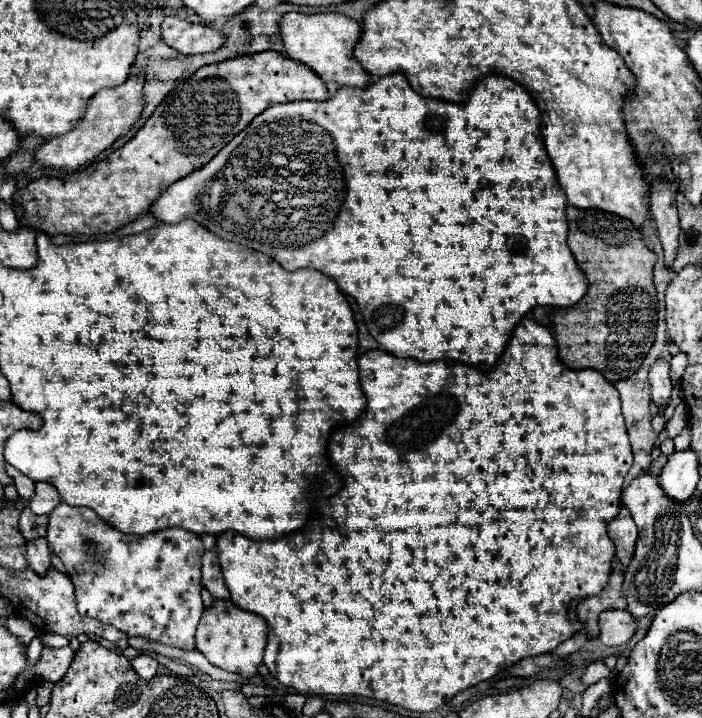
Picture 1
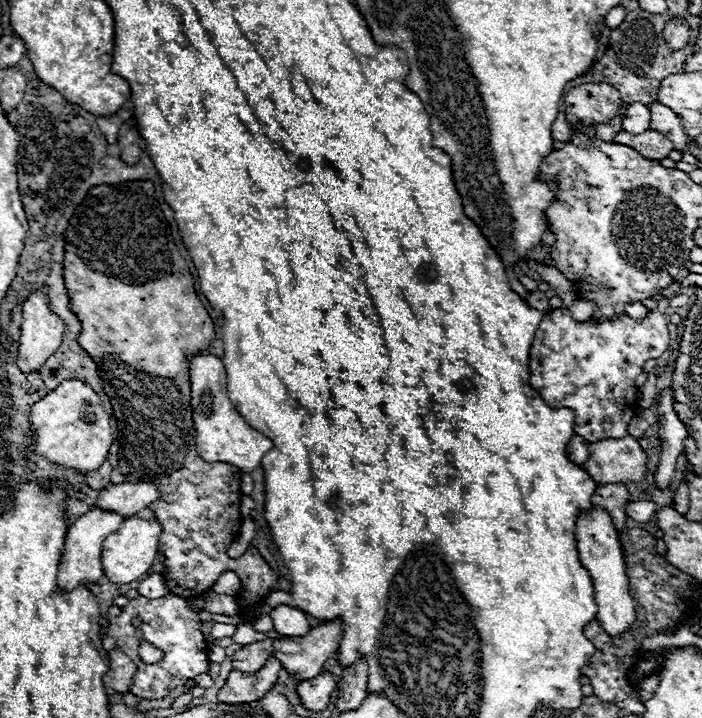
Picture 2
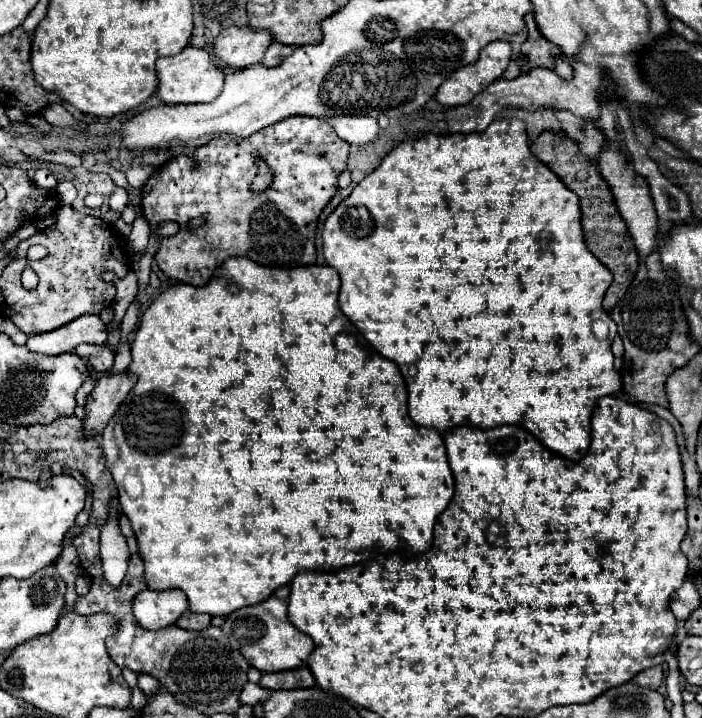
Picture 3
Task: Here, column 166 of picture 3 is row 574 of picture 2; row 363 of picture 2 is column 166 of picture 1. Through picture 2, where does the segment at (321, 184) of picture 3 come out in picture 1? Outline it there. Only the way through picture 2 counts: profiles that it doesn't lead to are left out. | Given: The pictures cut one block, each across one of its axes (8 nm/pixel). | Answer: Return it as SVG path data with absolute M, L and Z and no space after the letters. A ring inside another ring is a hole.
M258 52L256 56L240 56L220 64L210 64L198 68L190 78L184 80L178 88L174 88L152 112L152 116L142 124L142 128L118 150L114 150L108 158L90 164L88 168L74 172L66 178L52 176L30 182L24 190L14 192L14 202L22 206L24 218L20 224L30 224L40 228L49 236L55 235L96 235L116 232L118 228L134 222L138 216L148 212L158 196L180 178L190 176L200 170L208 160L212 160L238 132L242 132L254 116L264 112L268 106L276 102L294 102L294 100L328 100L330 94L326 90L324 80L312 72L312 68L300 64L298 60L290 60L278 52Z

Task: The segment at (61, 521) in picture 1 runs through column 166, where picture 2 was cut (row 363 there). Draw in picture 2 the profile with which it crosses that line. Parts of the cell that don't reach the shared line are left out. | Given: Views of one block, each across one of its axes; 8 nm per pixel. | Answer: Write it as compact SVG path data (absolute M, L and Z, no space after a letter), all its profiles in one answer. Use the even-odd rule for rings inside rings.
M554 310L542 318L530 348L530 386L540 392L548 406L570 408L576 414L574 432L584 440L596 442L602 438L624 438L630 420L638 412L638 386L634 380L644 372L646 360L660 358L662 352L668 350L670 332L666 324L666 316L658 310L652 310L644 322L634 322L630 316L618 316L602 324L576 322L570 310Z

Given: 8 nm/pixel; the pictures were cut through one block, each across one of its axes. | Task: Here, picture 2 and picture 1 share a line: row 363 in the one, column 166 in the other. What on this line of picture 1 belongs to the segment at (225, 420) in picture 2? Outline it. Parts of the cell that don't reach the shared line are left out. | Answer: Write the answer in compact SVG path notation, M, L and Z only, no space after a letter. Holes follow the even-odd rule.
M396 72L374 80L366 88L340 86L336 96L324 102L274 104L262 114L258 114L240 134L236 134L234 140L228 142L202 170L174 182L168 190L164 190L156 204L150 208L150 212L166 224L176 224L186 218L192 218L224 240L232 240L236 244L268 254L290 272L310 266L334 278L340 290L358 302L364 322L374 340L386 352L398 358L416 358L420 362L446 358L460 360L462 364L472 366L488 364L491 366L489 371L497 364L500 352L504 352L504 344L508 342L512 328L526 312L530 312L534 306L570 308L578 304L578 300L586 294L586 278L574 262L574 256L566 244L564 210L566 196L546 154L544 138L540 132L540 110L532 102L532 96L528 96L528 92L520 88L520 84L516 84L512 78L494 72L480 78L472 86L468 100L464 102L424 98L414 92L402 72ZM216 178L224 184L224 192L220 204L214 210L206 212L200 206L200 196L204 194L204 190L208 192L210 184Z

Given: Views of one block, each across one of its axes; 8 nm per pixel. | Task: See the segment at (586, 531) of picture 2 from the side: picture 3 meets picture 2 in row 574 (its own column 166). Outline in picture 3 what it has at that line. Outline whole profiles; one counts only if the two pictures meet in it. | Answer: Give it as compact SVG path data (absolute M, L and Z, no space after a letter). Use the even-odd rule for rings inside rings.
M144 590L134 598L132 610L142 628L160 630L172 626L188 610L188 600L182 590Z

